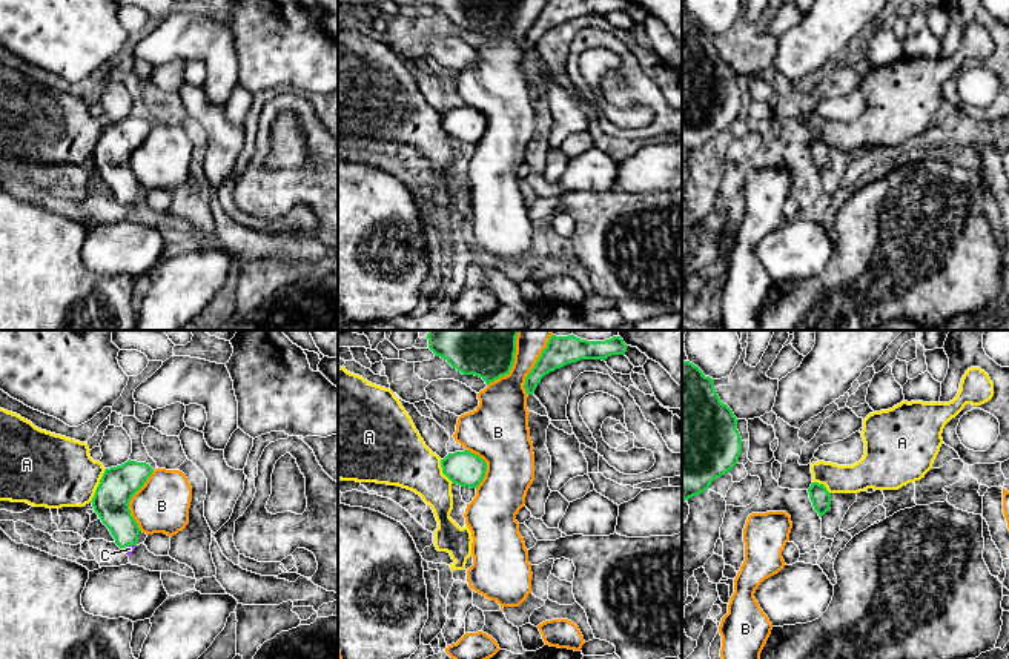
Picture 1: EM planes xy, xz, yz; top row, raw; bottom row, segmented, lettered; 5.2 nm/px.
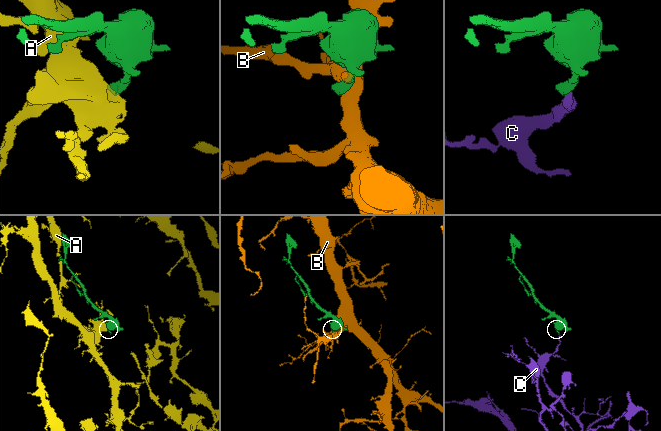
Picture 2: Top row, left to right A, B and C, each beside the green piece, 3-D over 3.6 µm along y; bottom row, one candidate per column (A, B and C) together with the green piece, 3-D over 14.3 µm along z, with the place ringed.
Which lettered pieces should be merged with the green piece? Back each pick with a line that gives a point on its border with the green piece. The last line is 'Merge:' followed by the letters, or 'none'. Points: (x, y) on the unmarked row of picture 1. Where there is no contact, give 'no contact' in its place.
C: meets green in xy at (129, 200)
Merge: C

